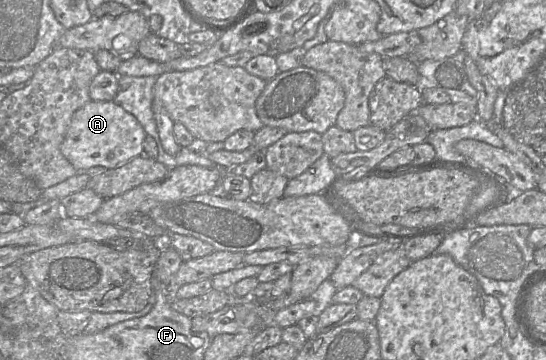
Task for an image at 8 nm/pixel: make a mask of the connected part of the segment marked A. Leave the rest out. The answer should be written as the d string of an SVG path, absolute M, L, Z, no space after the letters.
M90 100L72 116L60 150L78 172L94 166L113 169L143 154L146 136L138 120L114 101Z

